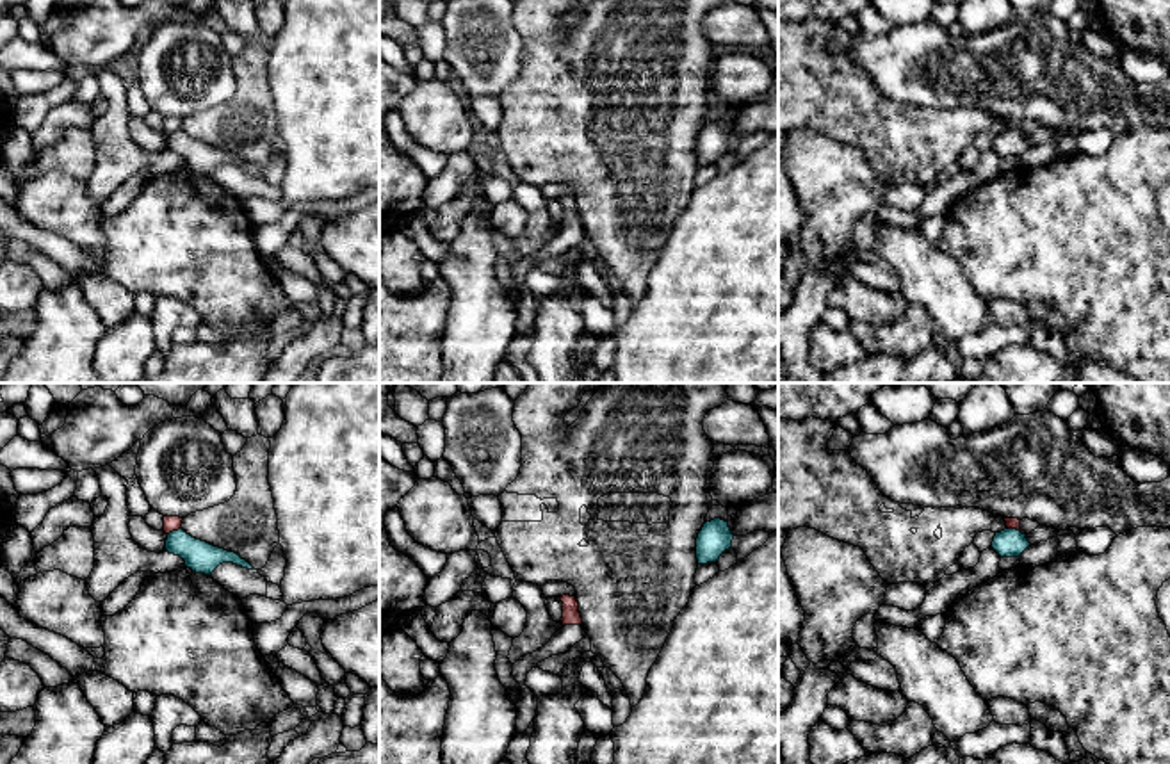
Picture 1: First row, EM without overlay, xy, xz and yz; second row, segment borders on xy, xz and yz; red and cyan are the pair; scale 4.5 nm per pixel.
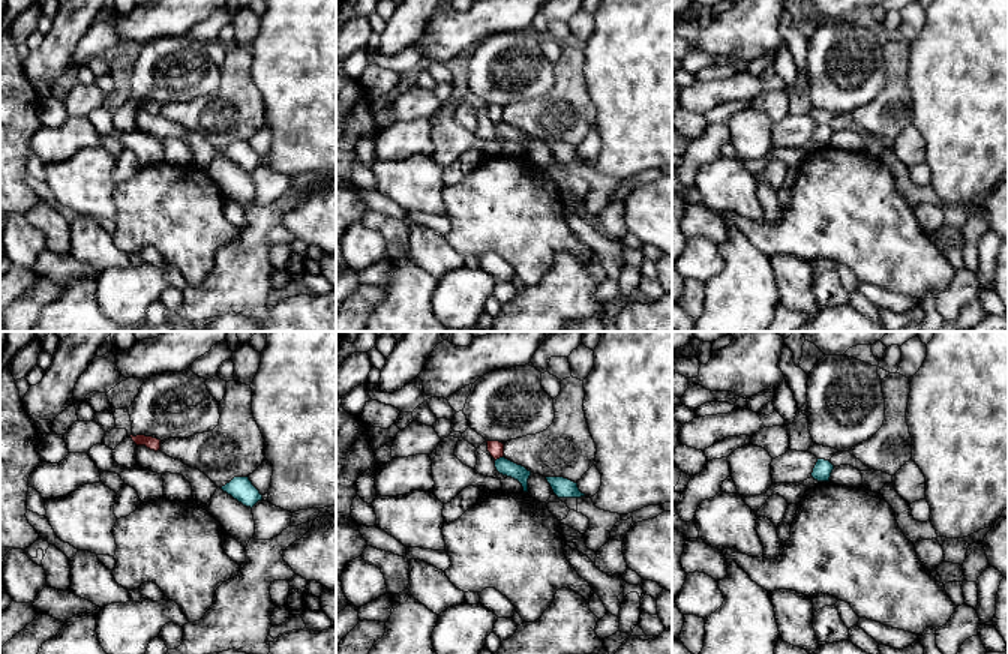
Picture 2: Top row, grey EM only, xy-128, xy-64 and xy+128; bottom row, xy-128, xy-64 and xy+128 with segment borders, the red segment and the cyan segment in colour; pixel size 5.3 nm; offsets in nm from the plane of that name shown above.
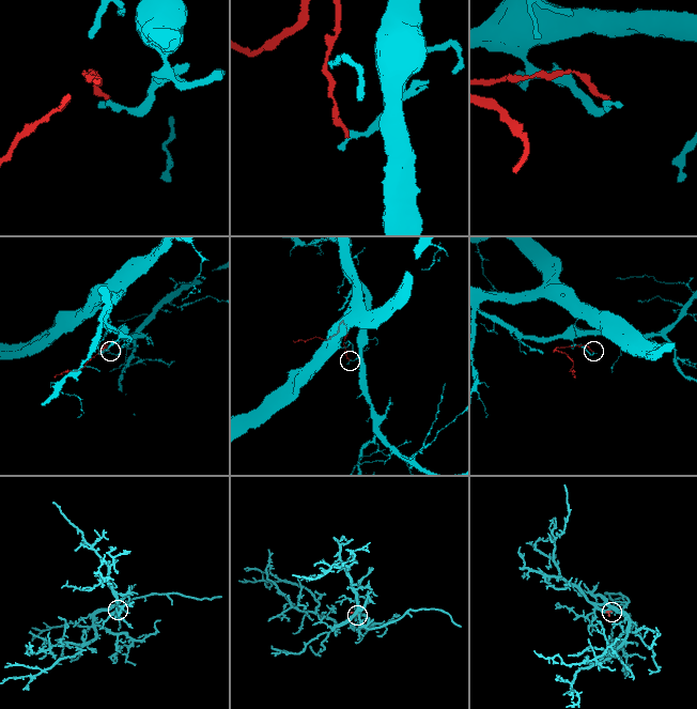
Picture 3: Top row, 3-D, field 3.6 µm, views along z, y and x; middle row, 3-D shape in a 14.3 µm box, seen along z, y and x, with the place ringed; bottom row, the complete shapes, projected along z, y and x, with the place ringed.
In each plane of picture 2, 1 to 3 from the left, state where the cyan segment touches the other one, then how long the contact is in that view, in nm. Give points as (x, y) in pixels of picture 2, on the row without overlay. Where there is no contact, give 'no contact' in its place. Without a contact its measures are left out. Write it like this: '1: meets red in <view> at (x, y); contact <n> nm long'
1: no contact
2: meets red in xy-64 at (498, 122); contact 60 nm long
3: no contact

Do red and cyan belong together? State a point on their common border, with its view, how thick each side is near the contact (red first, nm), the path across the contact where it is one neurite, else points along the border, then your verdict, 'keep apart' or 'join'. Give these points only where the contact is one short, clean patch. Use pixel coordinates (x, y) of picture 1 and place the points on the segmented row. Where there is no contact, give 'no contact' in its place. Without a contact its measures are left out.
contact xy (173, 529); calibres 70 and 140 nm; border xy (180, 528), (168, 535); keep apart

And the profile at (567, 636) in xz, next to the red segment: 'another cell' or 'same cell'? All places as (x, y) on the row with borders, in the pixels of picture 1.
same cell

